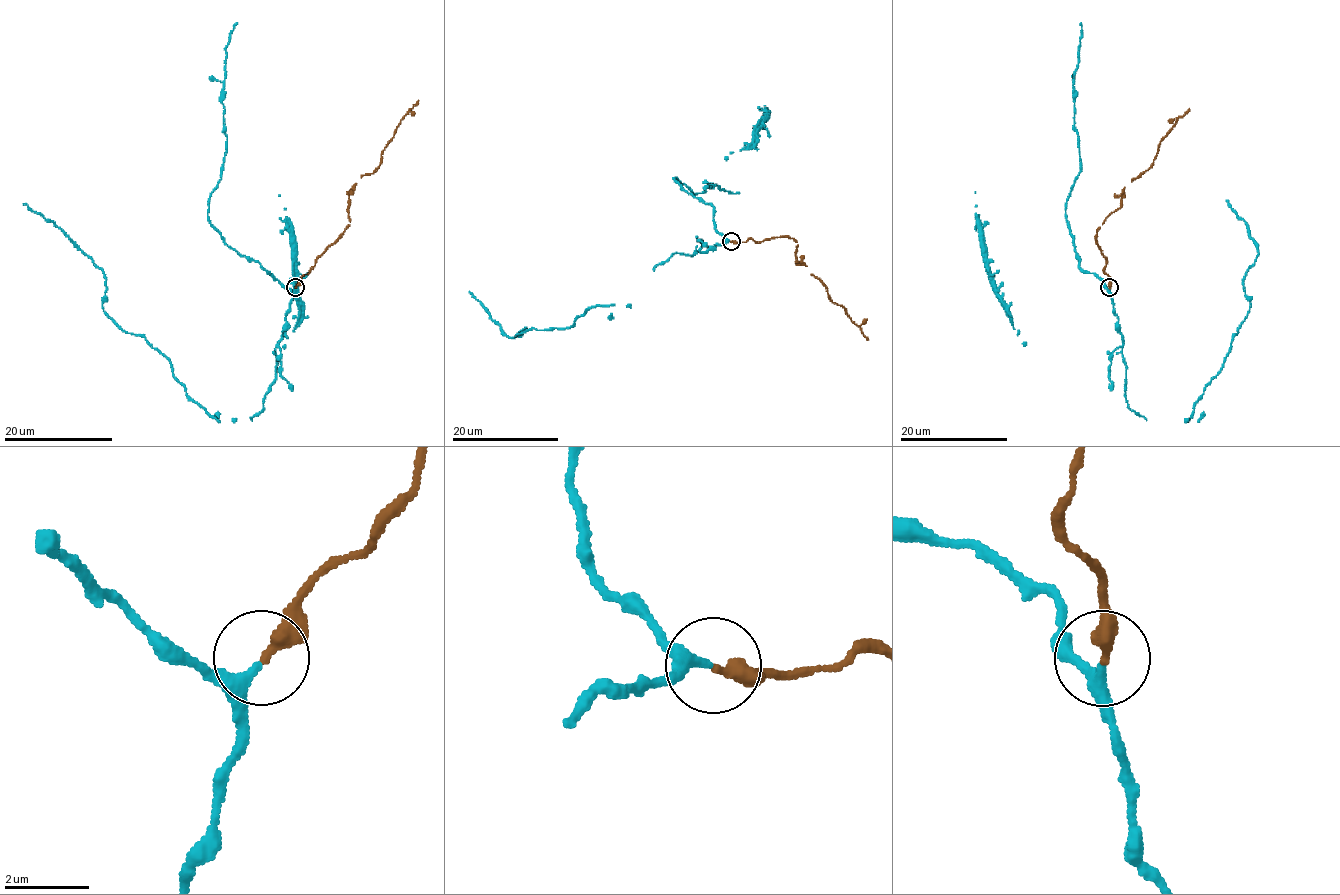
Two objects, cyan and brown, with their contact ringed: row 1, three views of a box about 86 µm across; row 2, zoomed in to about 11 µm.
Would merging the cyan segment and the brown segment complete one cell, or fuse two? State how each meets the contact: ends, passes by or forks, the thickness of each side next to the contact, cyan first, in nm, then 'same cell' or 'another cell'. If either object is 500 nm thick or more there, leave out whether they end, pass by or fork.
cyan passes by | brown ends | 200/340 nm | same cell

